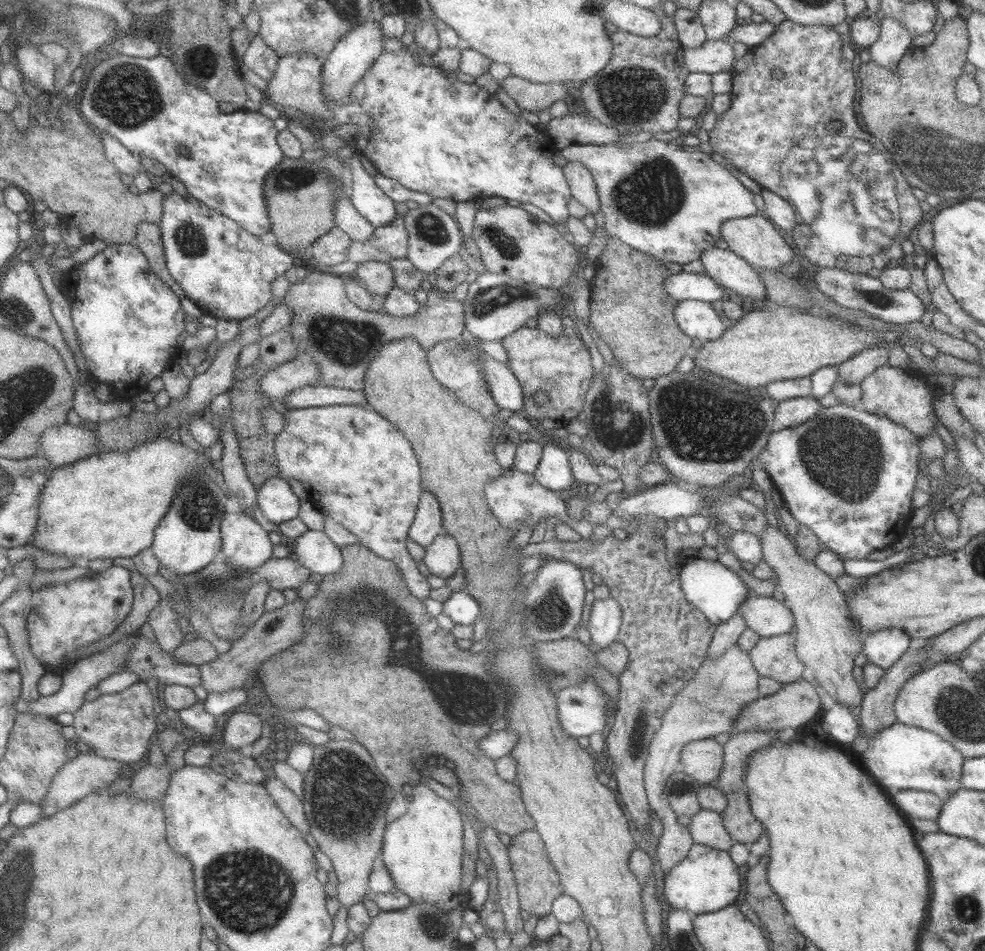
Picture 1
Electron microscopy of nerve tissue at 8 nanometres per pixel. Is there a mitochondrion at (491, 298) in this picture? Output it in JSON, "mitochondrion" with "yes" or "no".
{"mitochondrion":"yes"}

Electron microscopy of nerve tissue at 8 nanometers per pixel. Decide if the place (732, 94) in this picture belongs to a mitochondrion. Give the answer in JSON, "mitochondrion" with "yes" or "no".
{"mitochondrion":"no"}

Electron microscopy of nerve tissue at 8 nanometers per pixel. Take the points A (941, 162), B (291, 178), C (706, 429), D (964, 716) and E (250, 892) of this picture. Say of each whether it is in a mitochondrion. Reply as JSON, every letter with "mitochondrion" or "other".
{"A":"mitochondrion","B":"mitochondrion","C":"mitochondrion","D":"mitochondrion","E":"mitochondrion"}

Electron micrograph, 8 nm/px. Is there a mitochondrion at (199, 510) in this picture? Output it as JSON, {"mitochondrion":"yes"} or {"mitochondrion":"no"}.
{"mitochondrion":"yes"}

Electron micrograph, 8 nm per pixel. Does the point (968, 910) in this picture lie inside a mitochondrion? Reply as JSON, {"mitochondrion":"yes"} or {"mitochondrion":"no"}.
{"mitochondrion":"yes"}

